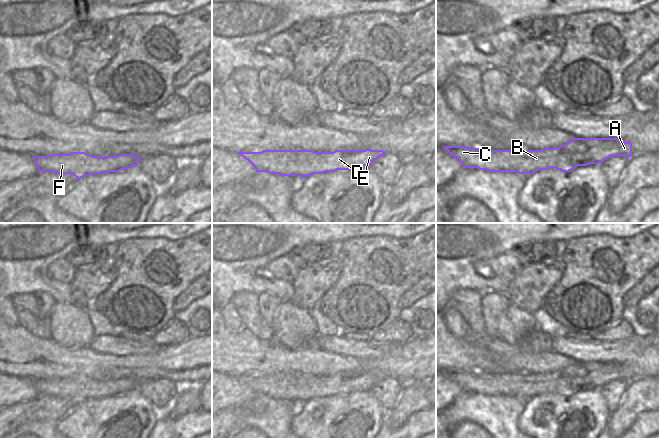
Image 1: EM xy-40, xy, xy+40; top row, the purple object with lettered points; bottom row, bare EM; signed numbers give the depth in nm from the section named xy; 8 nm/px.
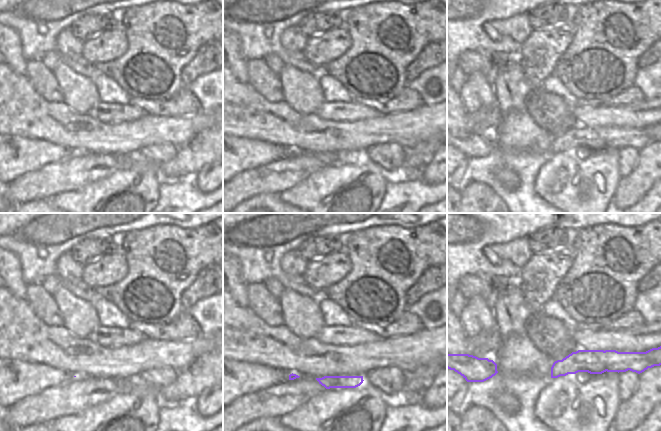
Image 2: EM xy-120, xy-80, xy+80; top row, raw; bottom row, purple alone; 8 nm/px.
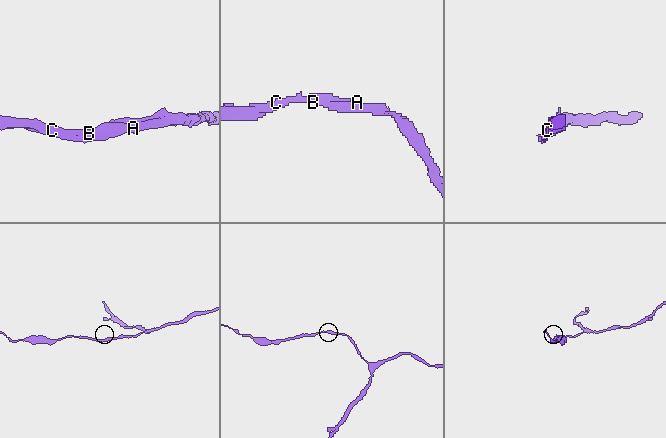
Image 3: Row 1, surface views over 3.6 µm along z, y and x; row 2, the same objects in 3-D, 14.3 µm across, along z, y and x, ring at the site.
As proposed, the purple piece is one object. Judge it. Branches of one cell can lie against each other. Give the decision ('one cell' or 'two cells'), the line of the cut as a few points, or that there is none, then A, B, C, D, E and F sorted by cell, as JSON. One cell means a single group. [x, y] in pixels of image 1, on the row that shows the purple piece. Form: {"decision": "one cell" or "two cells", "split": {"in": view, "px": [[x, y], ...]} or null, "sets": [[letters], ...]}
{"decision": "one cell", "split": null, "sets": [["A", "B", "C", "D", "E", "F"]]}

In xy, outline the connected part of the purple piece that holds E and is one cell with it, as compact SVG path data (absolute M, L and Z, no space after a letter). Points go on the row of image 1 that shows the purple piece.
M263 150L261 152L237 152L245 158L256 172L267 172L281 176L300 176L349 170L370 166L387 154L383 150L335 150L315 152L313 150Z

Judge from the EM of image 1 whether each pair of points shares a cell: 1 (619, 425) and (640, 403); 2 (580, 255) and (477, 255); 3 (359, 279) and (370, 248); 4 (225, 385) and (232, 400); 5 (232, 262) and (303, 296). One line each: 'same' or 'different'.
1: same
2: different
3: same
4: same
5: different

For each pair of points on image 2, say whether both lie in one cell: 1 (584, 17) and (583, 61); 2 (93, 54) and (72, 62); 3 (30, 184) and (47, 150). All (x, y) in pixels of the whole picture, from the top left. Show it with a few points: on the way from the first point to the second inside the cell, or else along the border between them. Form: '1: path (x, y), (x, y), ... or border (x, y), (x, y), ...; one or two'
1: path (584, 28), (584, 48), (582, 50); one
2: border (80, 54), (93, 65); two
3: border (59, 161), (46, 163), (15, 179); two

